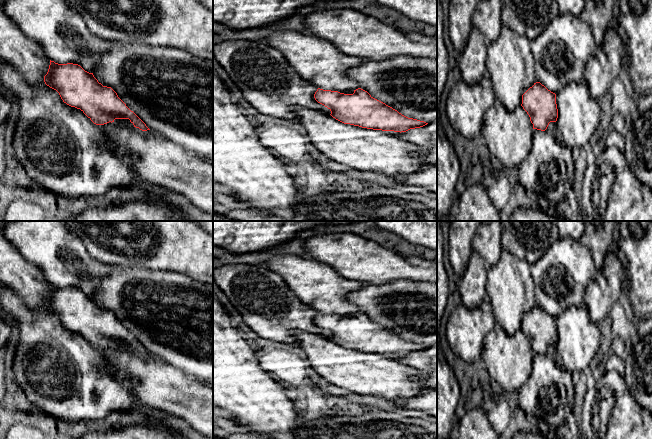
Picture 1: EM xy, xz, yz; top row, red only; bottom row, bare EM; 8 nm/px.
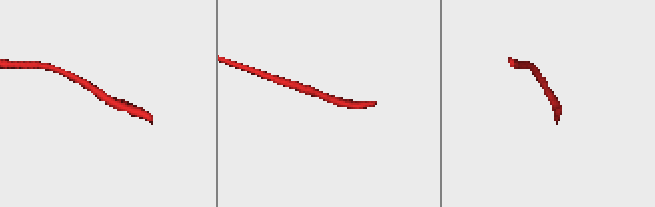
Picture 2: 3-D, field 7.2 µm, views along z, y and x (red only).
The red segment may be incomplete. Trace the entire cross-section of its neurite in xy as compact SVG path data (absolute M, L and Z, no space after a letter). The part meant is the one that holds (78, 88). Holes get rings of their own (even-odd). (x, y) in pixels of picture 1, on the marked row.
M50 60L44 82L59 93L64 103L80 109L96 125L120 119L140 132L150 130L111 87L103 86L93 73L78 64L58 64Z

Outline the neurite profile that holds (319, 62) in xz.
M293 31L273 32L264 40L272 48L280 51L289 65L306 81L323 90L340 93L360 88L358 82L346 76L346 72L368 61L365 58L348 56L330 42L309 33Z

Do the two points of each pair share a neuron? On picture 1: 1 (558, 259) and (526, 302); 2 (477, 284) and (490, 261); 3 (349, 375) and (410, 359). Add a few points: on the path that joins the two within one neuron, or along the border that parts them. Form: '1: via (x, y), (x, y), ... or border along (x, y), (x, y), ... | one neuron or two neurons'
1: border along (529, 267), (538, 305) | two neurons
2: border along (474, 249), (487, 267) | two neurons
3: border along (384, 355), (404, 362), (421, 372) | two neurons

